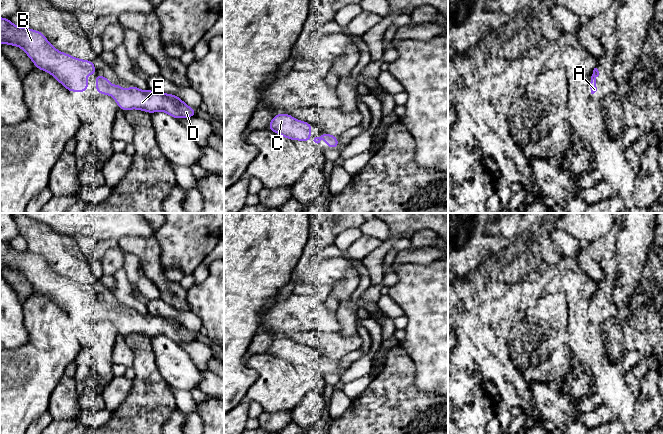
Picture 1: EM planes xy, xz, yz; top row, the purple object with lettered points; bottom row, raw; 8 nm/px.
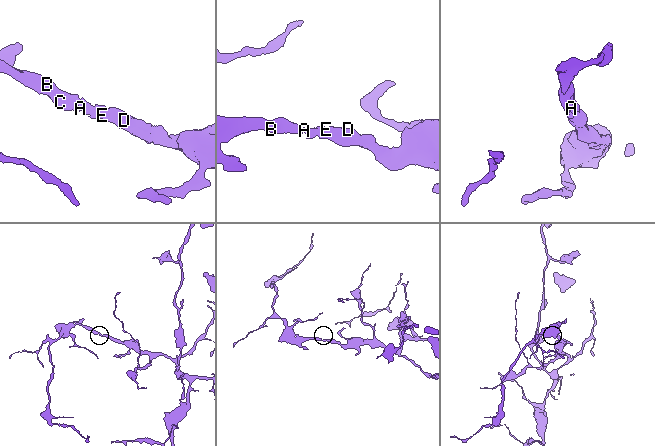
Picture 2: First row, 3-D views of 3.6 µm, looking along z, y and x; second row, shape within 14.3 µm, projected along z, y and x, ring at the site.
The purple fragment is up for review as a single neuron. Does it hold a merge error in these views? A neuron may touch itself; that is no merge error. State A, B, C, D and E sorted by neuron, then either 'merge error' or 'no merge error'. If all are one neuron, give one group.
A B C D E | no merge error

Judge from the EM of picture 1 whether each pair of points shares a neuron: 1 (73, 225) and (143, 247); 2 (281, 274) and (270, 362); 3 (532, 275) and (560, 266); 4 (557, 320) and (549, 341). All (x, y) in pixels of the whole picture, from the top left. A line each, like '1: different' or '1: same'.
1: different
2: different
3: same
4: different

